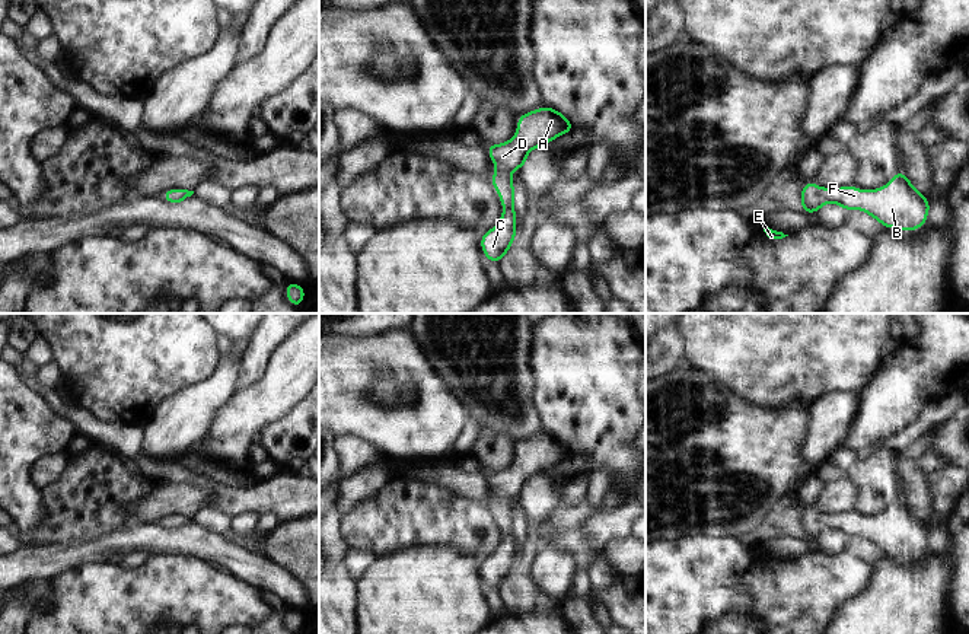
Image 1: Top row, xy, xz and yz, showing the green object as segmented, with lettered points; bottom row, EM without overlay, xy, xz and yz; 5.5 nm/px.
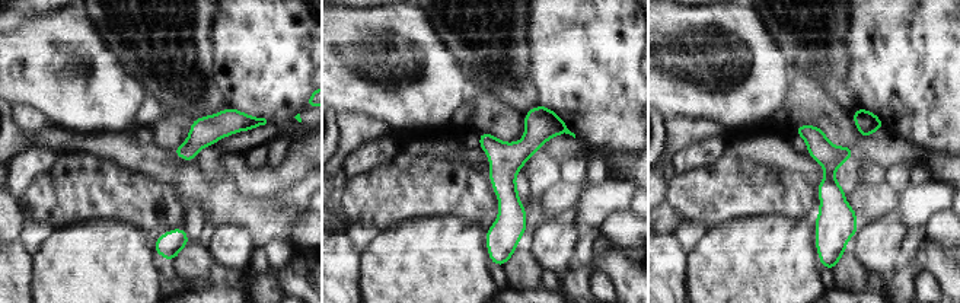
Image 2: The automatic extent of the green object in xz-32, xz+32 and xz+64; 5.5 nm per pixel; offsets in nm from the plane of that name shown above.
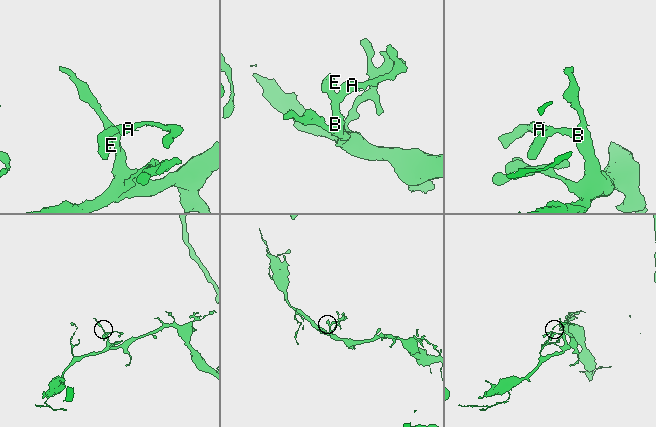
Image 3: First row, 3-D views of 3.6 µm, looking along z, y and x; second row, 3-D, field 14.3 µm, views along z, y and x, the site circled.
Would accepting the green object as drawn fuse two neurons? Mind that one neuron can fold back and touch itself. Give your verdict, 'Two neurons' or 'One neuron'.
One neuron.

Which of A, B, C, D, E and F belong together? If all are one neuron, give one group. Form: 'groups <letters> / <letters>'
groups A B C D E F

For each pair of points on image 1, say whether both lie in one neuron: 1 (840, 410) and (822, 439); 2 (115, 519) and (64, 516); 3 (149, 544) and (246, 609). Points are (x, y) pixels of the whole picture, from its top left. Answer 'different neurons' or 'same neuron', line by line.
1: same neuron
2: same neuron
3: different neurons

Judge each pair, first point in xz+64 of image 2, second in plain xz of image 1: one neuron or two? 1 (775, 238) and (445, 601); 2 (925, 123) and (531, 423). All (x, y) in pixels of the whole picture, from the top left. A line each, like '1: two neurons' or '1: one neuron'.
1: one neuron
2: two neurons

